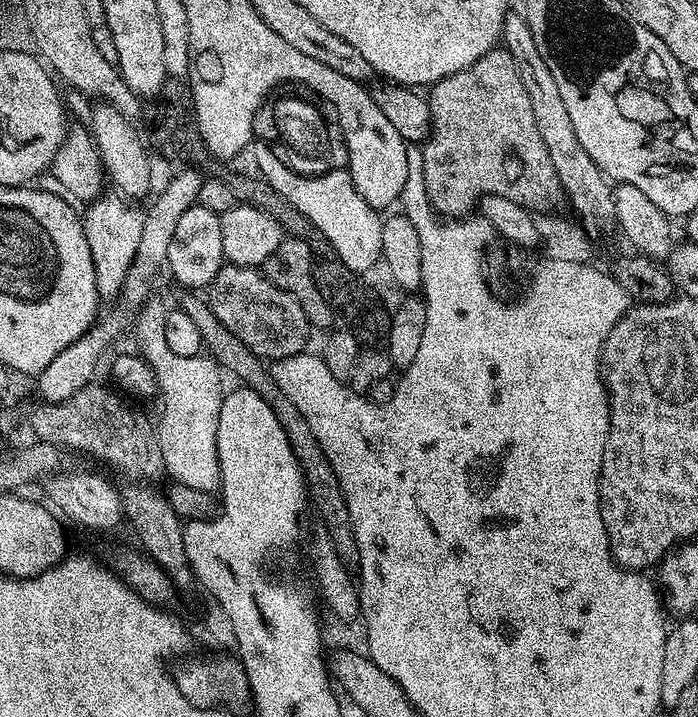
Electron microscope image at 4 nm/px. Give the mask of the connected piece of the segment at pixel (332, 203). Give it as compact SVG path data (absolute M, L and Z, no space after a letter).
M269 144L259 145L260 153L256 160L260 163L259 175L268 181L270 186L294 210L302 215L316 227L318 232L334 246L338 258L350 270L358 274L368 274L375 264L382 260L382 226L384 225L381 213L358 194L351 175L347 171L329 170L323 176L301 174L281 153L276 152Z

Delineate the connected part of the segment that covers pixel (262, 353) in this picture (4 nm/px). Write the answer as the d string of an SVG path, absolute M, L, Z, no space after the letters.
M225 263L208 285L206 299L214 318L218 318L218 322L222 322L234 338L242 338L242 342L246 342L246 346L250 346L250 350L265 361L275 362L287 356L297 356L309 347L308 316L298 298L286 294L286 290L278 290L274 282L266 279L263 271Z

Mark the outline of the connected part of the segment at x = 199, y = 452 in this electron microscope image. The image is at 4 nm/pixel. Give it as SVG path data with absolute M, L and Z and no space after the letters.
M148 302L139 309L138 315L140 315L136 320L136 340L140 343L138 352L154 370L159 399L164 399L164 413L160 416L160 424L158 420L164 471L169 477L172 475L171 479L175 483L182 486L194 486L194 490L215 493L220 487L220 467L216 457L216 419L220 413L218 395L216 396L218 365L207 354L182 358L182 354L174 354L174 350L166 346L166 330L164 329L166 308L162 305Z

